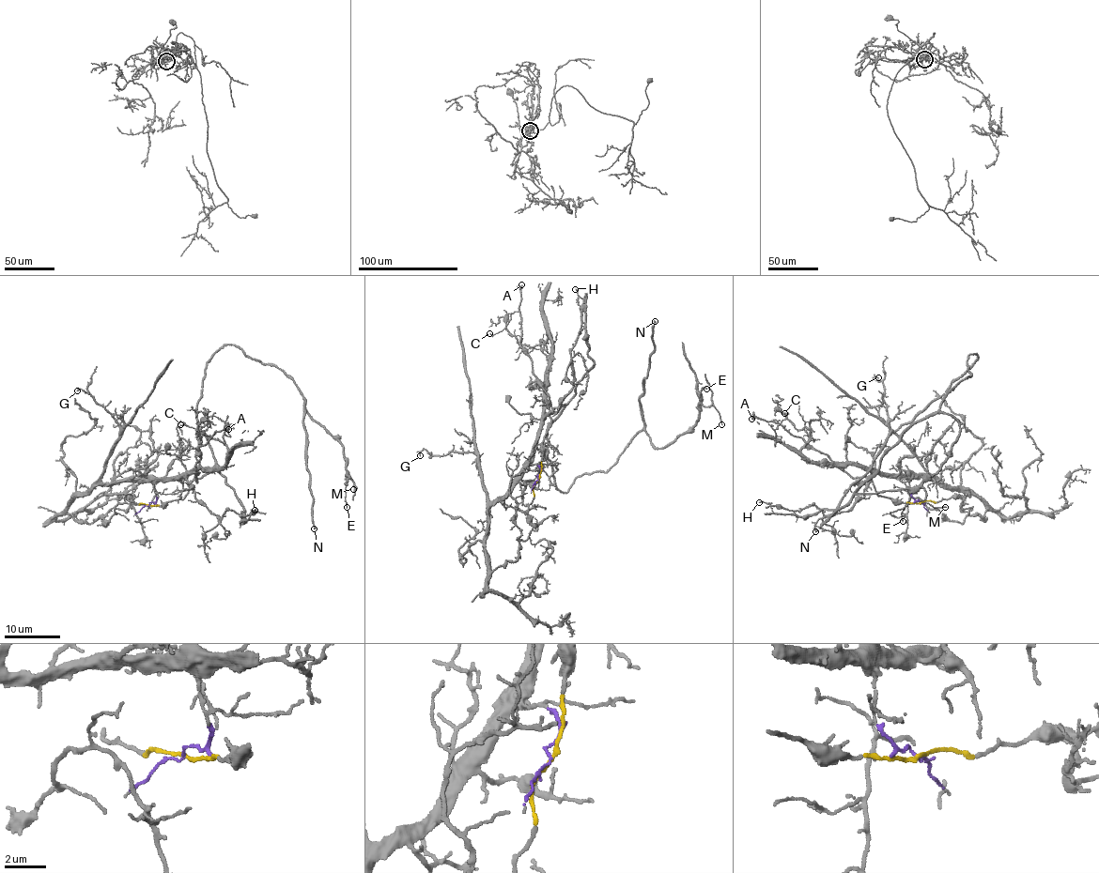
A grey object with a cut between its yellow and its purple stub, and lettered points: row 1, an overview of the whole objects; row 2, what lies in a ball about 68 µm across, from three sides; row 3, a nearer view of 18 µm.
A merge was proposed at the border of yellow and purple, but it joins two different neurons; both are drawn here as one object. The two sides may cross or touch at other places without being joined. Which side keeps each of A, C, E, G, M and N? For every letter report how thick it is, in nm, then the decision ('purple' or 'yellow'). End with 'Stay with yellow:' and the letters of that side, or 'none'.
A: 340 nm thick; yellow
C: 120 nm thick; purple
E: 110 nm thick; yellow
G: 130 nm thick; purple
M: 130 nm thick; yellow
N: 200 nm thick; yellow
Stay with yellow: A, E, M, N

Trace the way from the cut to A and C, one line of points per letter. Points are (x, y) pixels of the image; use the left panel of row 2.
A: (148, 504), (165, 506), (188, 493), (189, 483), (198, 482), (200, 446), (214, 433), (228, 429)
C: (148, 506), (158, 481), (224, 466), (226, 447), (180, 425)

